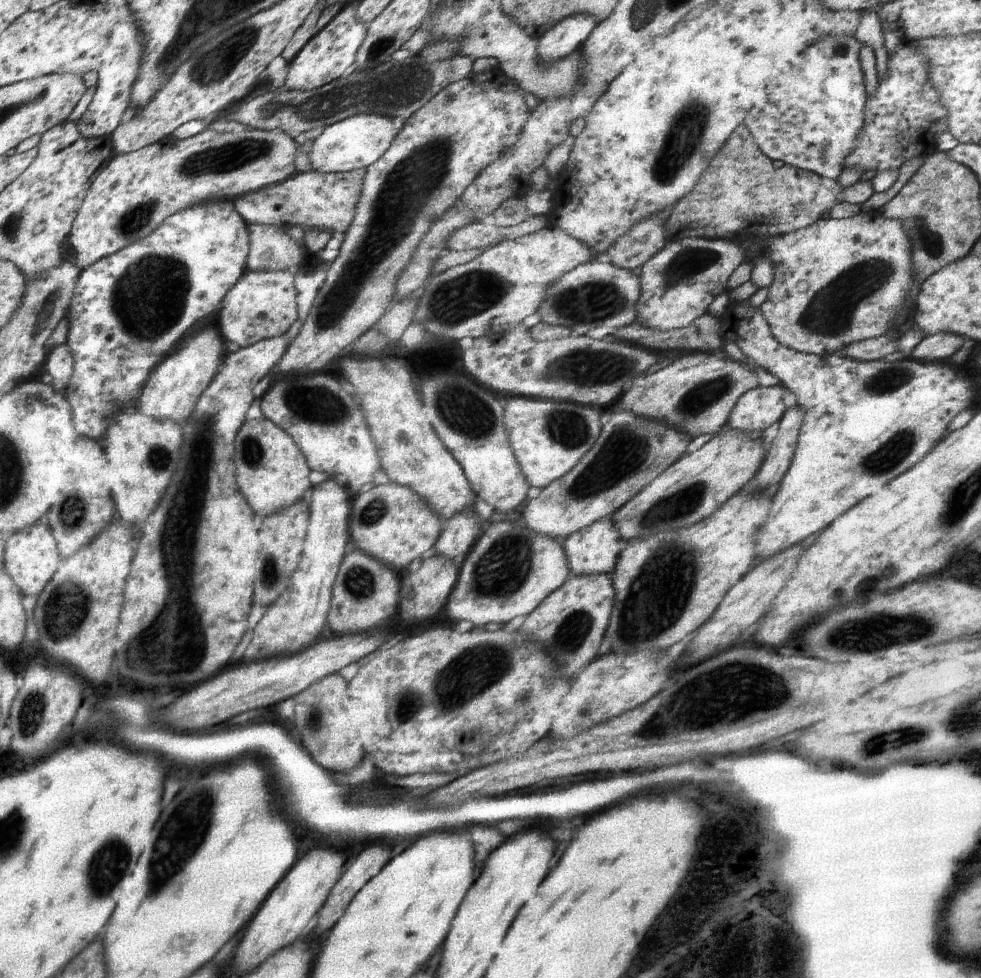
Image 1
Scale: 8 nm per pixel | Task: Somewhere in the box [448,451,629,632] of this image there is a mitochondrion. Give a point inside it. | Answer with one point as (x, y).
(503, 568)

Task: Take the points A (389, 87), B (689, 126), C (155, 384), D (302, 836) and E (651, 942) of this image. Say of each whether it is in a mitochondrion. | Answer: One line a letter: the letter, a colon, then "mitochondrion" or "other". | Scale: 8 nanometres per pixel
A: mitochondrion
B: mitochondrion
C: other
D: other
E: other

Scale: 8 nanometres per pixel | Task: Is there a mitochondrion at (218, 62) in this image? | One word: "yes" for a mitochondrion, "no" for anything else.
yes

